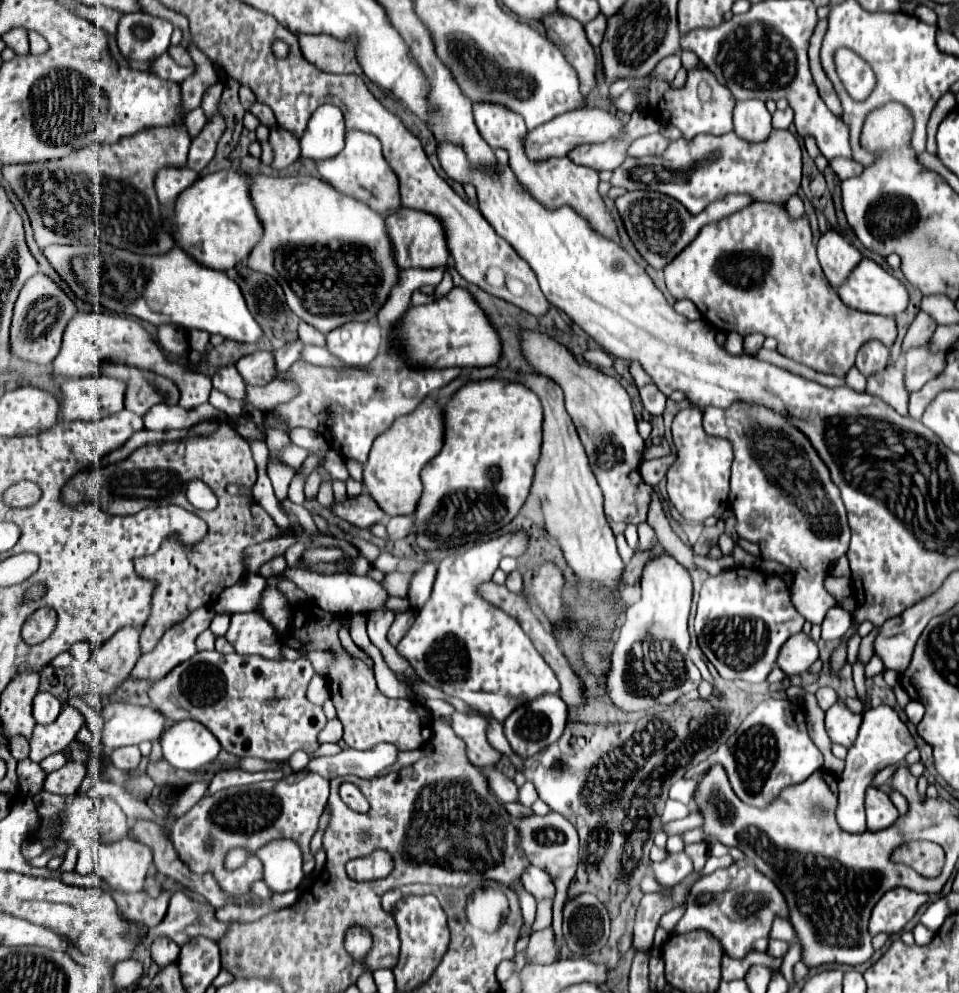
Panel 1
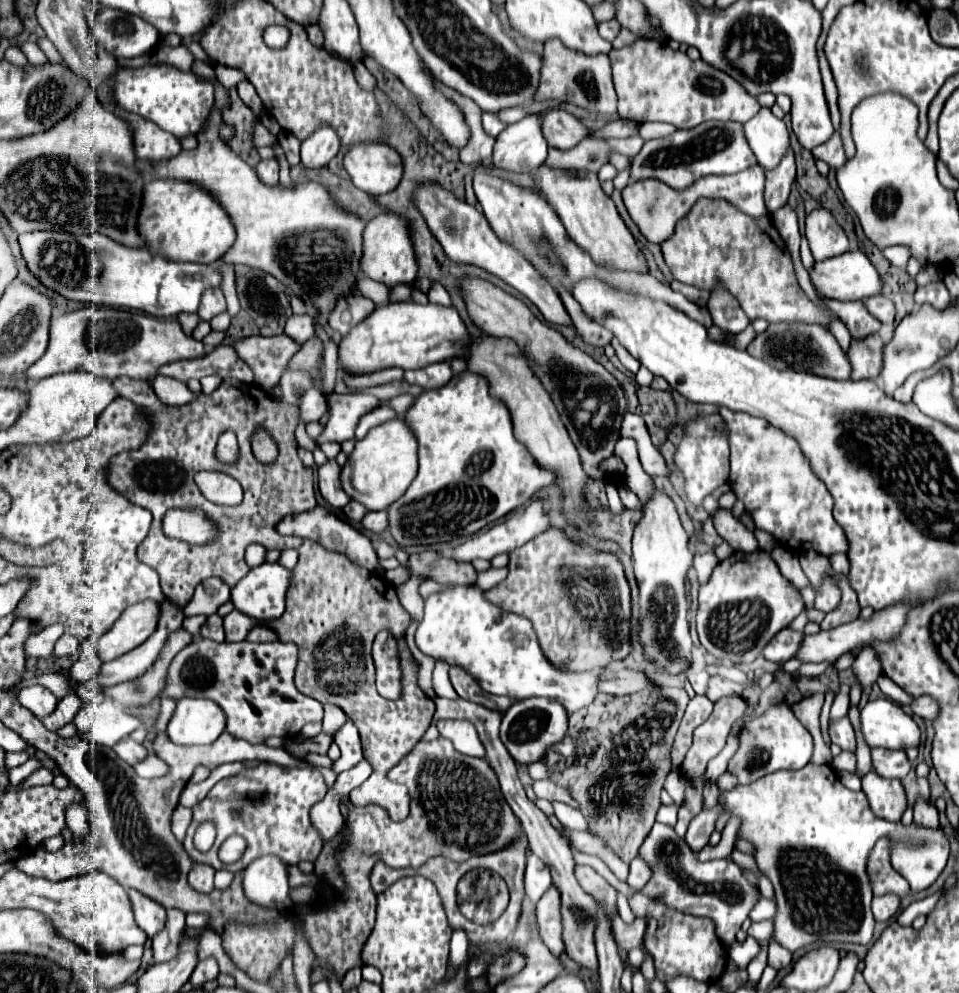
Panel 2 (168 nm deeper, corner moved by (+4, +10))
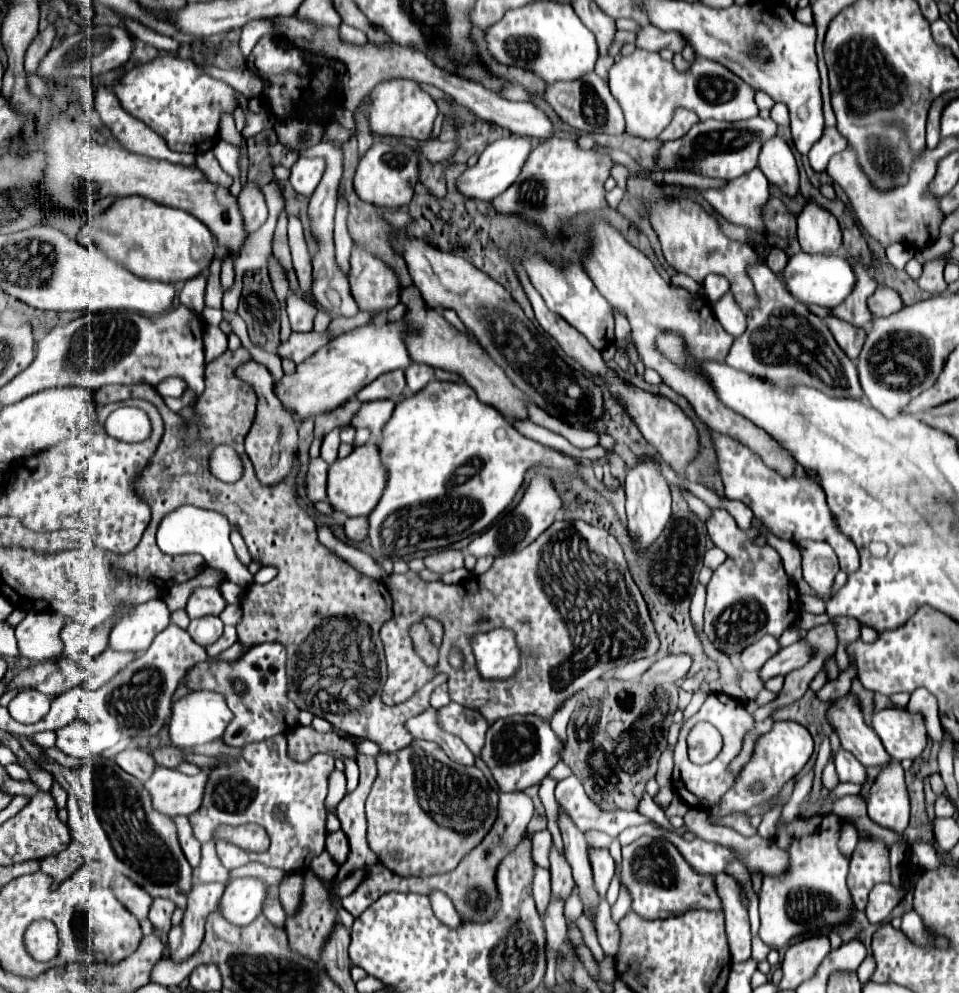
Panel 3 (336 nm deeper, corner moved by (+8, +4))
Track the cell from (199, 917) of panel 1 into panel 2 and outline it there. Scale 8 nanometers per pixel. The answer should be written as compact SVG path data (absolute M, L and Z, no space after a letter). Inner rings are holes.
M194 864L192 870L188 872L188 884L192 890L196 892L212 892L212 884L214 884L214 868L206 866L206 864Z

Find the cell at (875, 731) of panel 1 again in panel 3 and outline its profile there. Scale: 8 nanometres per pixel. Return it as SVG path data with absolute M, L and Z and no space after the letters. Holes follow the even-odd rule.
M884 708L874 712L872 728L880 736L886 752L898 762L904 758L918 758L928 744L922 714L912 714L906 708Z

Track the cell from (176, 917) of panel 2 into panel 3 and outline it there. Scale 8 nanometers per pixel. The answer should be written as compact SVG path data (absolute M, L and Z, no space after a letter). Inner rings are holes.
M154 898L150 904L150 914L148 918L152 920L152 924L158 930L168 932L170 930L170 916L174 912L174 902L170 902L168 898Z

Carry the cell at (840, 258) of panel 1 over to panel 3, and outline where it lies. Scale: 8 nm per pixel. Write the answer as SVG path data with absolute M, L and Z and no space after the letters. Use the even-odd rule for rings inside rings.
M808 202L798 214L798 240L802 250L810 254L832 254L842 248L838 220L814 202Z

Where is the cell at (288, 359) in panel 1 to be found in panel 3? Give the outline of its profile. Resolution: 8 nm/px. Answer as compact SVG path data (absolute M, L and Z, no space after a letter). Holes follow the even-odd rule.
M290 292L286 298L286 312L294 332L310 332L318 310L316 310L316 304L304 298L304 294Z

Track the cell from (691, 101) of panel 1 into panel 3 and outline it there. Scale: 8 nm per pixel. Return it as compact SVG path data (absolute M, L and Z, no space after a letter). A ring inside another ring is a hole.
M638 48L632 56L616 60L610 68L610 92L622 106L626 134L646 140L656 140L662 134L662 130L672 122L676 106L696 112L700 120L714 118L738 122L758 116L754 88L746 86L742 78L726 70L720 62L708 58L696 58L686 72L676 72L672 62L660 58L660 54Z

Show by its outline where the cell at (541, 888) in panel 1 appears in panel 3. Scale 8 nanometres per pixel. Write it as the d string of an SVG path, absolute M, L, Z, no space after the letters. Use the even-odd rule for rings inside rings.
M536 868L534 880L532 880L532 892L534 892L534 900L540 914L544 914L550 902L550 872L548 870Z

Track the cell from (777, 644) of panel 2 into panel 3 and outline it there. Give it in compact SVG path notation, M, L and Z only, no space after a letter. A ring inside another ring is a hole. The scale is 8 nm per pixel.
M770 636L754 642L754 646L746 646L746 650L740 652L740 668L744 672L758 672L766 660L778 652L778 648L778 640Z

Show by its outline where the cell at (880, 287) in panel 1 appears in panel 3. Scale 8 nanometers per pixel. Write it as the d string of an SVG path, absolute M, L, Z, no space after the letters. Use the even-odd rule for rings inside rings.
M798 252L788 258L788 262L782 270L786 290L804 304L818 304L818 306L834 308L834 306L838 306L838 302L844 302L844 298L852 292L854 282L856 282L856 276L850 268L850 262L846 262L846 260L848 258L840 252L826 254L826 256Z

